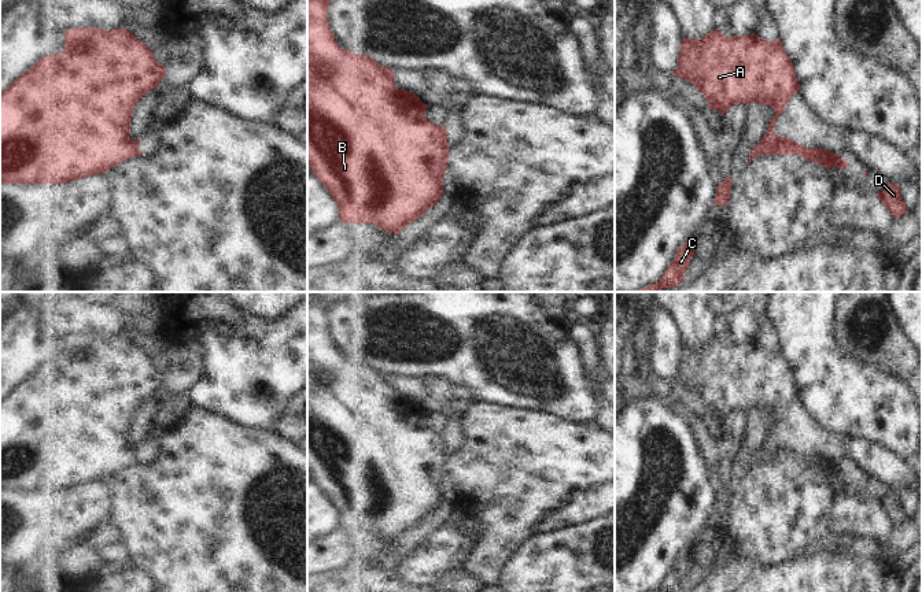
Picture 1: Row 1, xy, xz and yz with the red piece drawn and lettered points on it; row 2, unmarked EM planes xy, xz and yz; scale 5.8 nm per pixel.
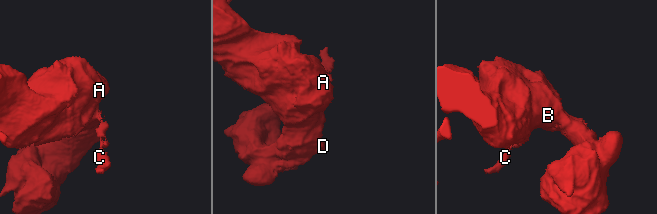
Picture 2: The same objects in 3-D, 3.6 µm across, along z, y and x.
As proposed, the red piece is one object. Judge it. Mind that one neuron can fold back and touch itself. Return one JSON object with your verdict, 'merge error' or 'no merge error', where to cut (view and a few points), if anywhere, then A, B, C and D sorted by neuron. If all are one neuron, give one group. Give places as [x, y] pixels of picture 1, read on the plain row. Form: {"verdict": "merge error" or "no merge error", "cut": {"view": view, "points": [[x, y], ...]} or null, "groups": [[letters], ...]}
{"verdict": "merge error", "cut": {"view": "yz", "points": [[769, 439], [770, 446], [760, 452], [760, 461]]}, "groups": [["A", "B", "D"], ["C"]]}

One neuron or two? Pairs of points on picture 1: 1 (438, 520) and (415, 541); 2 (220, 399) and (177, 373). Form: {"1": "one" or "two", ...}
{"1": "one", "2": "two"}

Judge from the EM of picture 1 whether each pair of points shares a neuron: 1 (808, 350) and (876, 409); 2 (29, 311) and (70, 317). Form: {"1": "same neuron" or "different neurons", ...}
{"1": "same neuron", "2": "different neurons"}

